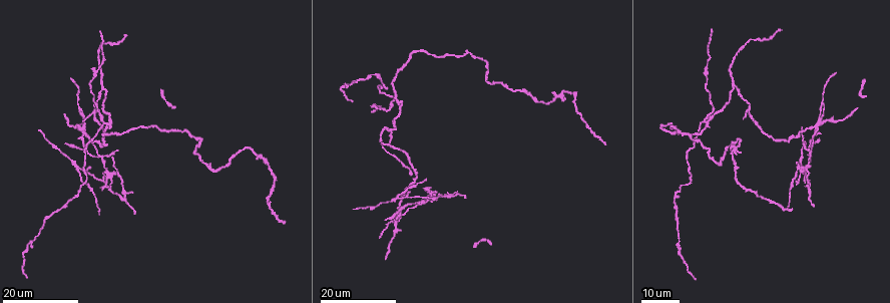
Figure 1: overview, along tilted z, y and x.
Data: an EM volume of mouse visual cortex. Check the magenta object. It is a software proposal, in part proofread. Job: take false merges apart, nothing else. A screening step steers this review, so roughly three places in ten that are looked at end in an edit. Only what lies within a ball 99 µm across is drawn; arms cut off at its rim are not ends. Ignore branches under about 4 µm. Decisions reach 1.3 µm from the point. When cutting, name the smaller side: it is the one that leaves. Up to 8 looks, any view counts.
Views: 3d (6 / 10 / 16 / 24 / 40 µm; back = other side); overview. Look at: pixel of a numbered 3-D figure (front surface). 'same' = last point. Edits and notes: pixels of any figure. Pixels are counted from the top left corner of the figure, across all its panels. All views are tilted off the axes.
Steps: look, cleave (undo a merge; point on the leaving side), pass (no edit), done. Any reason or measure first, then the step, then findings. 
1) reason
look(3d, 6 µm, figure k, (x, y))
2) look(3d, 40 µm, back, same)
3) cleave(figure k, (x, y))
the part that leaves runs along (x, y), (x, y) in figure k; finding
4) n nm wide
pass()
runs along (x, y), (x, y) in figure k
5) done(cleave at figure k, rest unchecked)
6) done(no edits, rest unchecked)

small branch off a trunk
look(3d, 24 µm, figure 1, (705, 123))

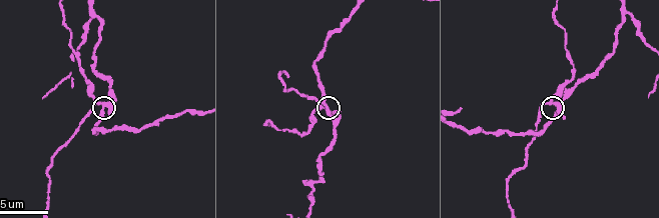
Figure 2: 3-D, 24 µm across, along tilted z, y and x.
closer look
look(3d, 10 µm, figure 2, (554, 103))

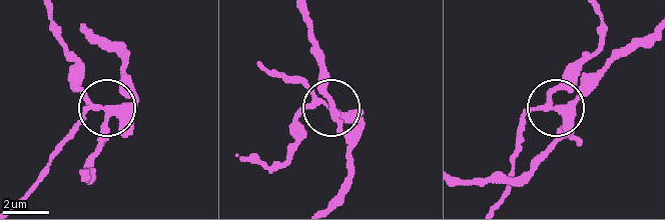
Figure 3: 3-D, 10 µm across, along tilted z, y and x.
260 nm wide
cleave(figure 3, (92, 105))
the part that leaves runs along (113, 110), (83, 114), (74, 137), (20, 199) in figure 3; two neurons meet here

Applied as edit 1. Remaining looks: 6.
three arms meet
look(3d, 10 µm, figure 2, (72, 82))

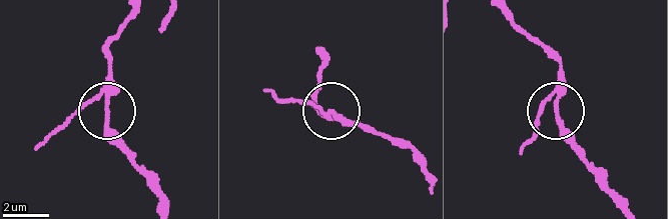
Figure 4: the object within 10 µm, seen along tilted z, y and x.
190 nm wide
pass()
runs along (130, 17), (107, 47), (105, 116), (142, 167) in figure 4; all the same neuron

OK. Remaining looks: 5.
a fork
look(3d, 6 µm, figure 2, (311, 185))

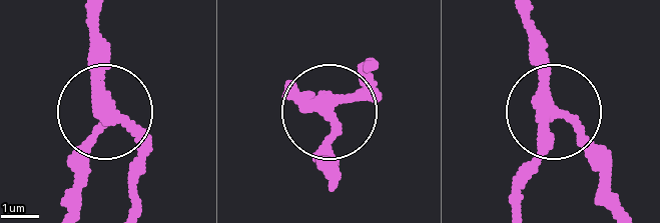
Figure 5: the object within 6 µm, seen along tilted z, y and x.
3 arms
pass()
runs along (131, 203), (136, 147), (101, 99), (98, 26) in figure 5; continuous, no second neuron

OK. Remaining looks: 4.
three arms meet
look(3d, 16 µm, figure 1, (394, 233))

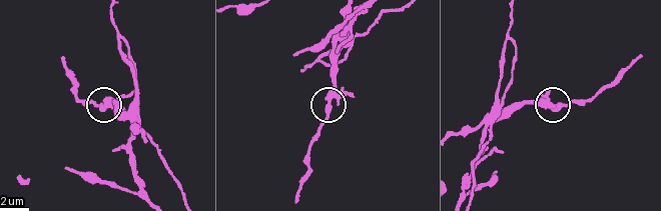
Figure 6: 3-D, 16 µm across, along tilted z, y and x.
look(3d, 10 µm, figure 6, (545, 107))

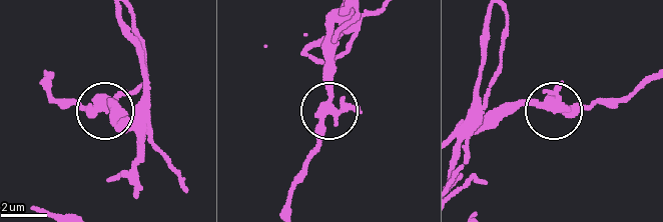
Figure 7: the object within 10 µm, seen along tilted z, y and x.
360 nm wide
pass()
runs along (335, 17), (328, 109), (305, 176) in figure 7; continuous, no second neuron

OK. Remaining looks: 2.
done(cleave at figure 3, rest unchecked)

